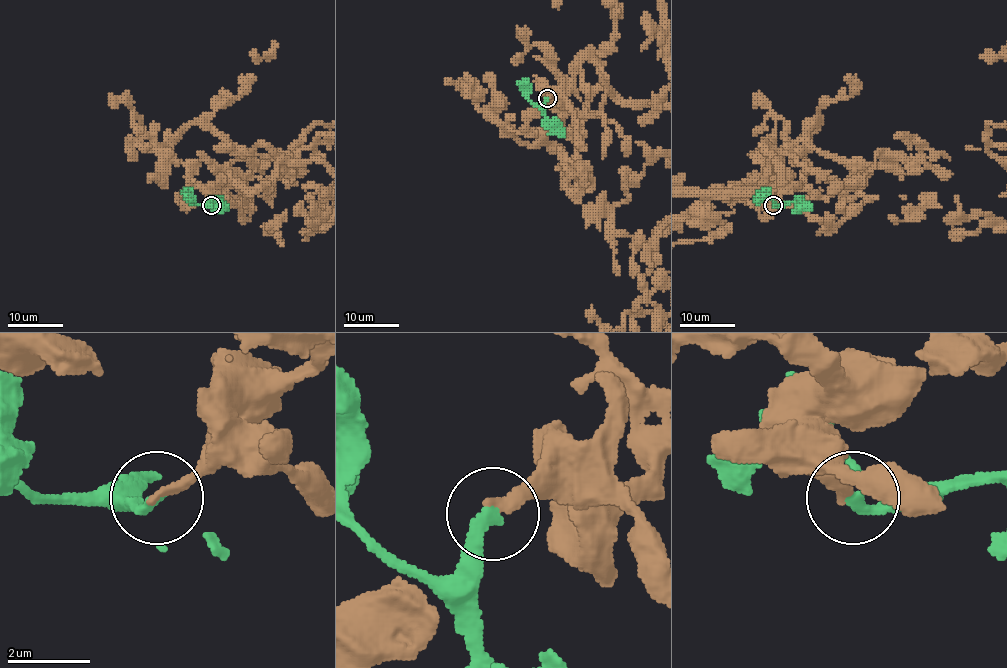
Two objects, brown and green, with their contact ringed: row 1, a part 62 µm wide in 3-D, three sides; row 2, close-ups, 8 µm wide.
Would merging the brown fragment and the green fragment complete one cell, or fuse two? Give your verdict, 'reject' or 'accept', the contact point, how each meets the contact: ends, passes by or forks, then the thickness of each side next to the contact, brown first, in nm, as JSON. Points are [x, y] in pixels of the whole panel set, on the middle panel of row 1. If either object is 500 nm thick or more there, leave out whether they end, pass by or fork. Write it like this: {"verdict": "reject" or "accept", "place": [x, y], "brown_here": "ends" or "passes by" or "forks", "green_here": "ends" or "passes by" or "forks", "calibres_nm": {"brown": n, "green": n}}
{"verdict": "accept", "place": [547, 98], "brown_here": "ends", "green_here": "ends", "calibres_nm": {"brown": 280, "green": 300}}

